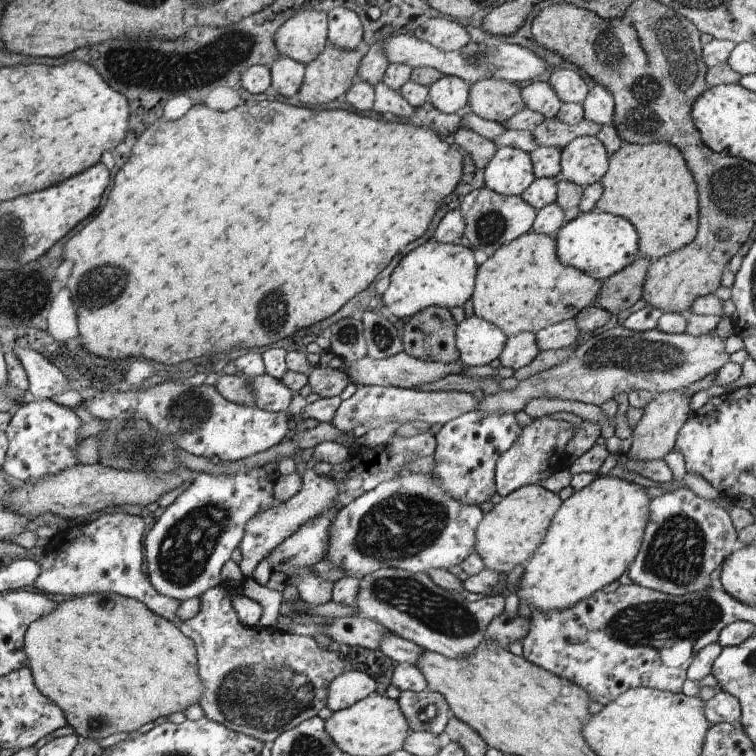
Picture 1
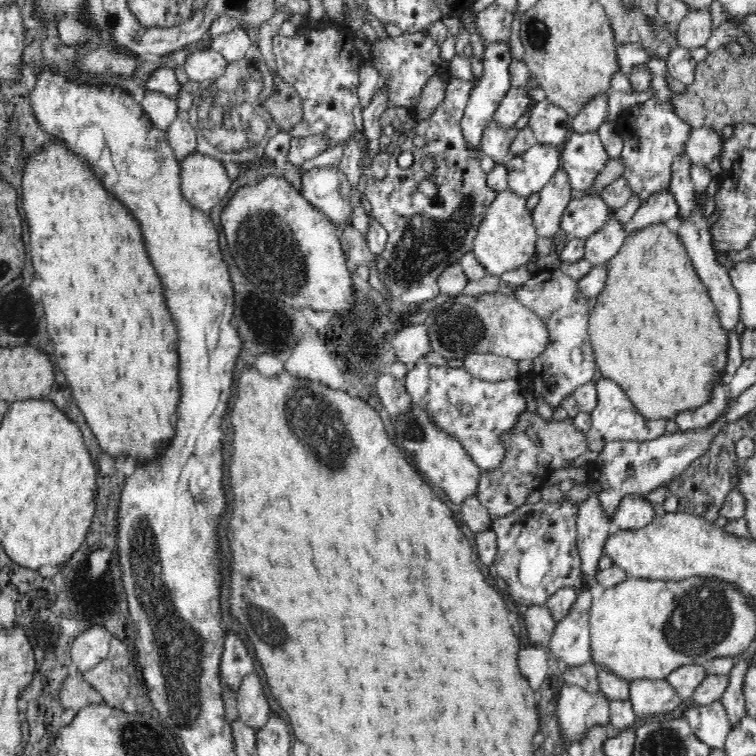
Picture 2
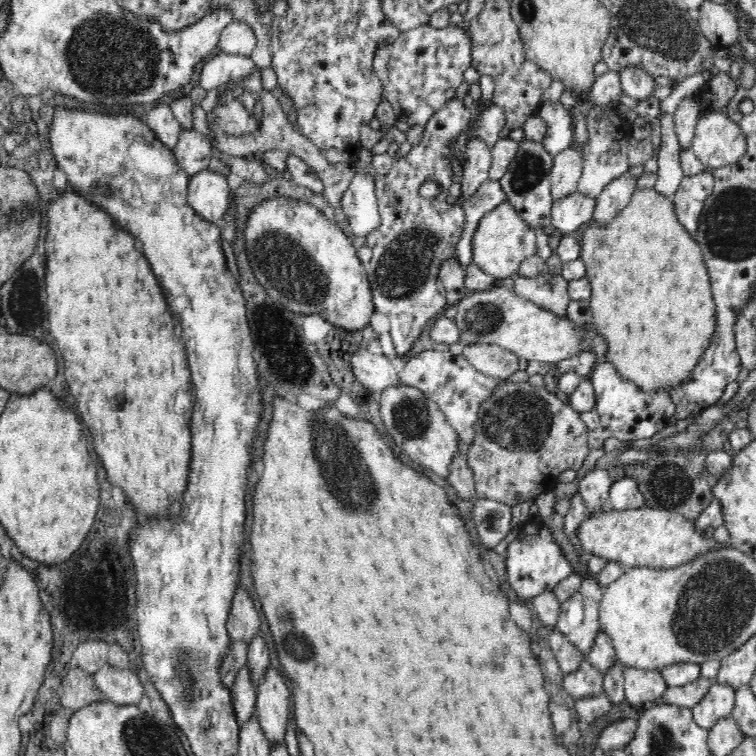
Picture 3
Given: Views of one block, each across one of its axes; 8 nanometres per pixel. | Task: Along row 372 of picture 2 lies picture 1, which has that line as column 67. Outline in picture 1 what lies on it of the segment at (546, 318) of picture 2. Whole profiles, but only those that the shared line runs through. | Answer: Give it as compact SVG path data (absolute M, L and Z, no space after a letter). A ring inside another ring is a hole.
M127 514L102 515L86 525L59 532L44 547L44 554L37 564L41 568L32 590L76 597L97 592L115 592L125 597L139 600L156 616L173 624L180 624L175 610L180 602L161 596L141 572L144 557L141 538L145 524L139 516Z

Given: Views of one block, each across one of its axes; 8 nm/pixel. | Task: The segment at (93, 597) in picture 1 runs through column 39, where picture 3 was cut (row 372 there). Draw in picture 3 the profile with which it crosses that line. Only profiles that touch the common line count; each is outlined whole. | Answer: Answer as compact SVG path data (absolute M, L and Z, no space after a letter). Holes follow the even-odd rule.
M654 188L640 191L636 189L632 198L629 199L628 206L621 210L608 223L608 230L596 230L596 226L586 228L588 234L582 238L582 250L580 258L586 265L587 277L591 284L590 308L593 314L593 326L604 339L607 340L608 350L604 362L615 364L619 374L628 381L631 381L646 394L672 393L673 388L684 384L690 376L693 368L700 363L702 355L705 354L706 347L712 343L712 334L716 331L716 301L713 300L712 285L708 274L707 266L703 259L703 252L700 250L698 243L687 230L680 224L675 215L675 208L672 199L662 195Z

